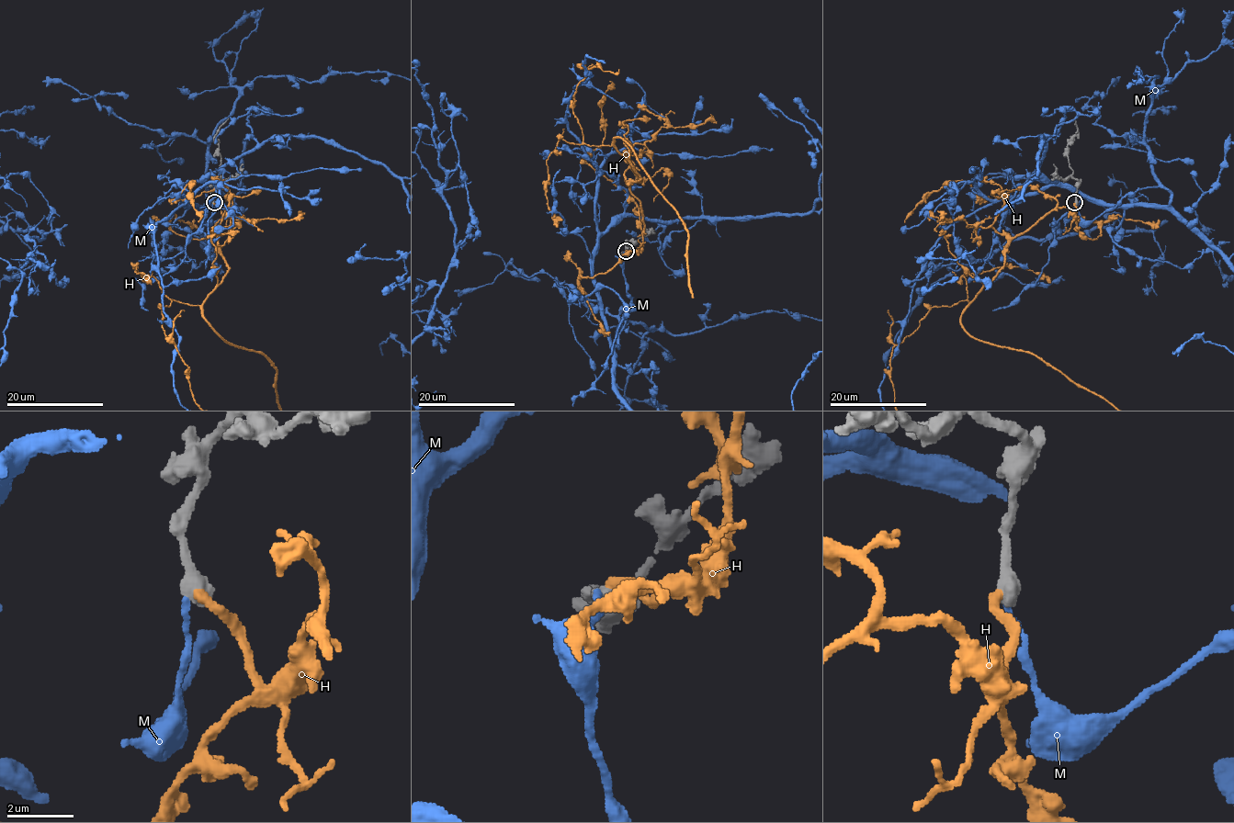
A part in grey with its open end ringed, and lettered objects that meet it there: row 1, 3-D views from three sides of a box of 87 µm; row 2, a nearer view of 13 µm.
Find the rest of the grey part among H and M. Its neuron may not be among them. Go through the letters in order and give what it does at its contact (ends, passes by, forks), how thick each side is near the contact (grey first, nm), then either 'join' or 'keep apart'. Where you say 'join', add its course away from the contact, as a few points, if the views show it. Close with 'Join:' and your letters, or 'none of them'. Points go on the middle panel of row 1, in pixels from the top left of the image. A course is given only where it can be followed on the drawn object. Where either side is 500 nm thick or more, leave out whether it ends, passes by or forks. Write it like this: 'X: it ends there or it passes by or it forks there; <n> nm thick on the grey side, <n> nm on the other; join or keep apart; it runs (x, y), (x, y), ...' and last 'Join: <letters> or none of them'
H: 600 nm thick on the grey side, 320 nm on the other; join
M: 600 nm thick on the grey side, 160 nm on the other; keep apart
Join: H

